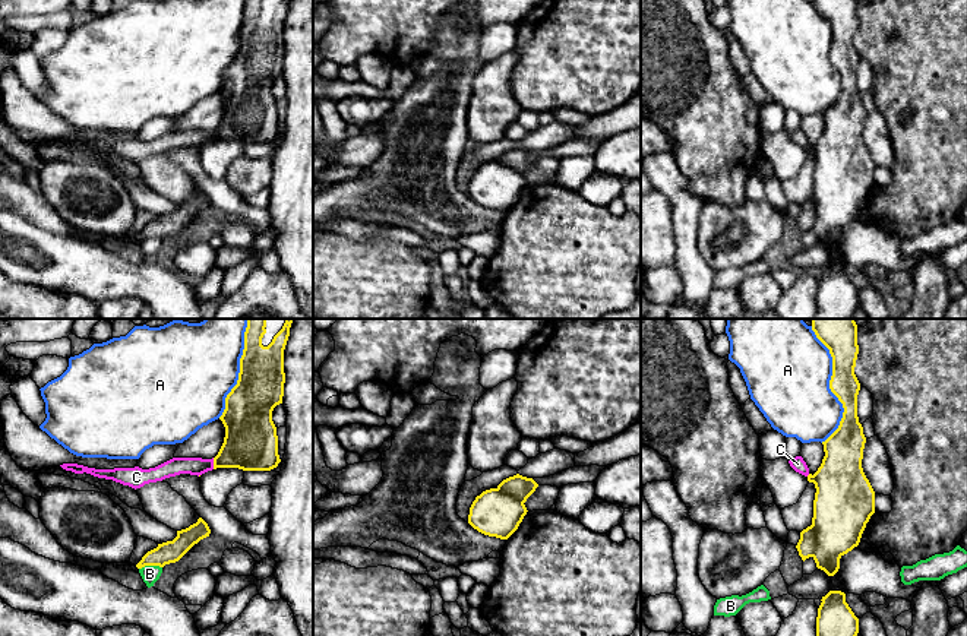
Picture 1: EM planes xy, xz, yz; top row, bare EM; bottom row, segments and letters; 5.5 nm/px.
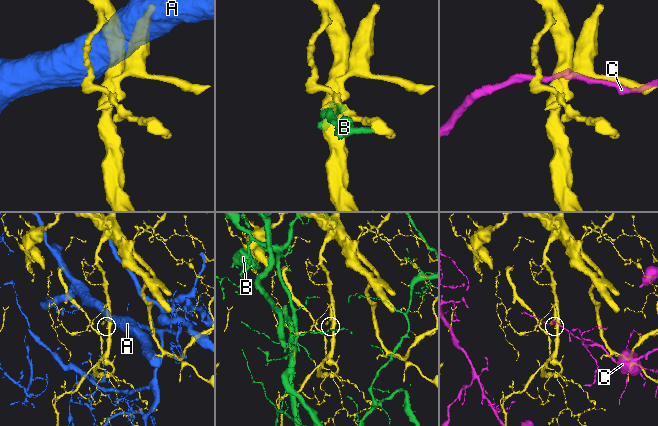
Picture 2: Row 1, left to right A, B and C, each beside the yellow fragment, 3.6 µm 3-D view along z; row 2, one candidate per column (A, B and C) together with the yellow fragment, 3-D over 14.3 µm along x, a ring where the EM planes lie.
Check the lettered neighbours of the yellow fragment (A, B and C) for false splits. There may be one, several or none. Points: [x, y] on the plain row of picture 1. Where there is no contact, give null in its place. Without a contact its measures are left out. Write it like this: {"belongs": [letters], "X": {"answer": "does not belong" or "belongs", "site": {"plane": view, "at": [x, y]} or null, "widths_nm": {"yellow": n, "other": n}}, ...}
{"belongs": [], "A": {"answer": "does not belong", "site": {"plane": "yz", "at": [830, 57]}, "widths_nm": {"yellow": 160, "other": 480}}, "B": {"answer": "does not belong", "site": {"plane": "xy", "at": [149, 237]}, "widths_nm": {"yellow": 120, "other": 100}}, "C": {"answer": "does not belong", "site": {"plane": "xy", "at": [214, 136]}, "widths_nm": {"yellow": 300, "other": 100}}}

